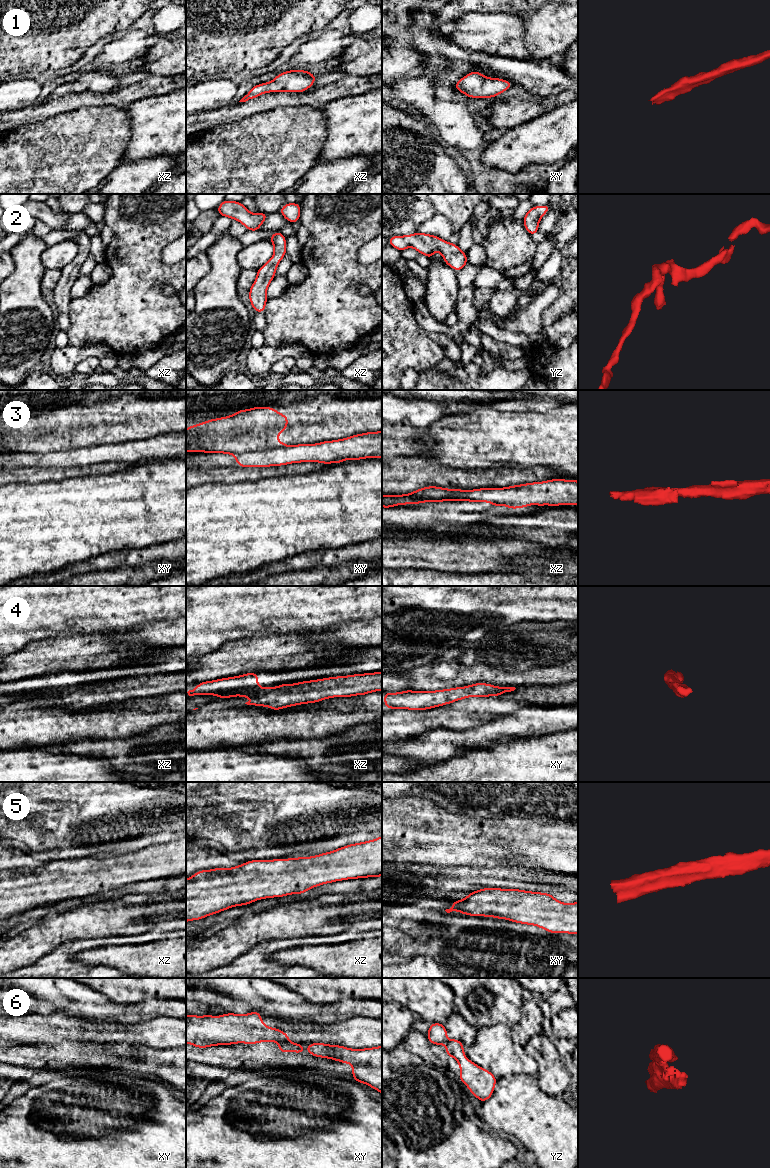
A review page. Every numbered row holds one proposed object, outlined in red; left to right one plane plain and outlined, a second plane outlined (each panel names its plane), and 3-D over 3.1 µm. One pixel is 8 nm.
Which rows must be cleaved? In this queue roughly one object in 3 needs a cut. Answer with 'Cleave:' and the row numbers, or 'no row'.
Cleave: 3, 6

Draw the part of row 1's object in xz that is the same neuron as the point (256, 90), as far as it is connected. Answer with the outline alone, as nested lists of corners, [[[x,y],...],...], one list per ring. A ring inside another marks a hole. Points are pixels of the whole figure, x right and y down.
[[[288,70],[278,74],[272,81],[253,86],[239,102],[246,102],[269,92],[302,93],[314,84],[316,78],[315,75],[306,70]]]

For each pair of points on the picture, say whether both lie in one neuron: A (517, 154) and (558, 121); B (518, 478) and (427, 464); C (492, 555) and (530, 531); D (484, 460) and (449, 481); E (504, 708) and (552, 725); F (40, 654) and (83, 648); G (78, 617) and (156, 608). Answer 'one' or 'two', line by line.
A: one
B: one
C: two
D: two
E: two
F: one
G: one

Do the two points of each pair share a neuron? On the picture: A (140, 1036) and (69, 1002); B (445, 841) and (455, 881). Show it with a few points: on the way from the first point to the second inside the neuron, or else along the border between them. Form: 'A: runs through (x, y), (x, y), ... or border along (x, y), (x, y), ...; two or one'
A: border along (115, 1022), (139, 1023); two
B: border along (428, 863), (442, 866), (474, 865); two

